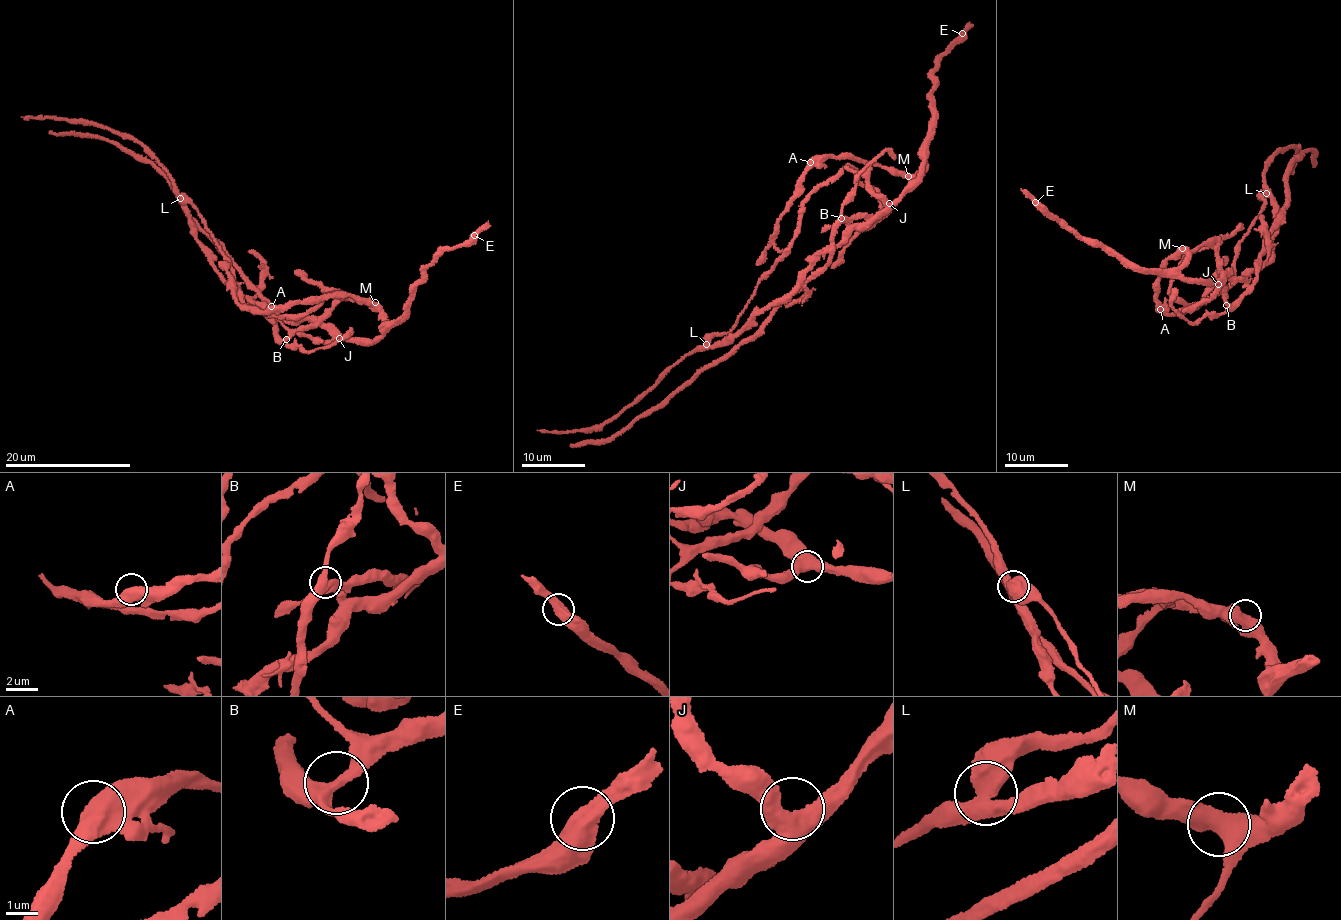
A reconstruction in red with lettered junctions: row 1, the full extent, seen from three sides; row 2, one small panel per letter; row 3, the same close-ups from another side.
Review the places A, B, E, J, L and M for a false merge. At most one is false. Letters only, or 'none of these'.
L

